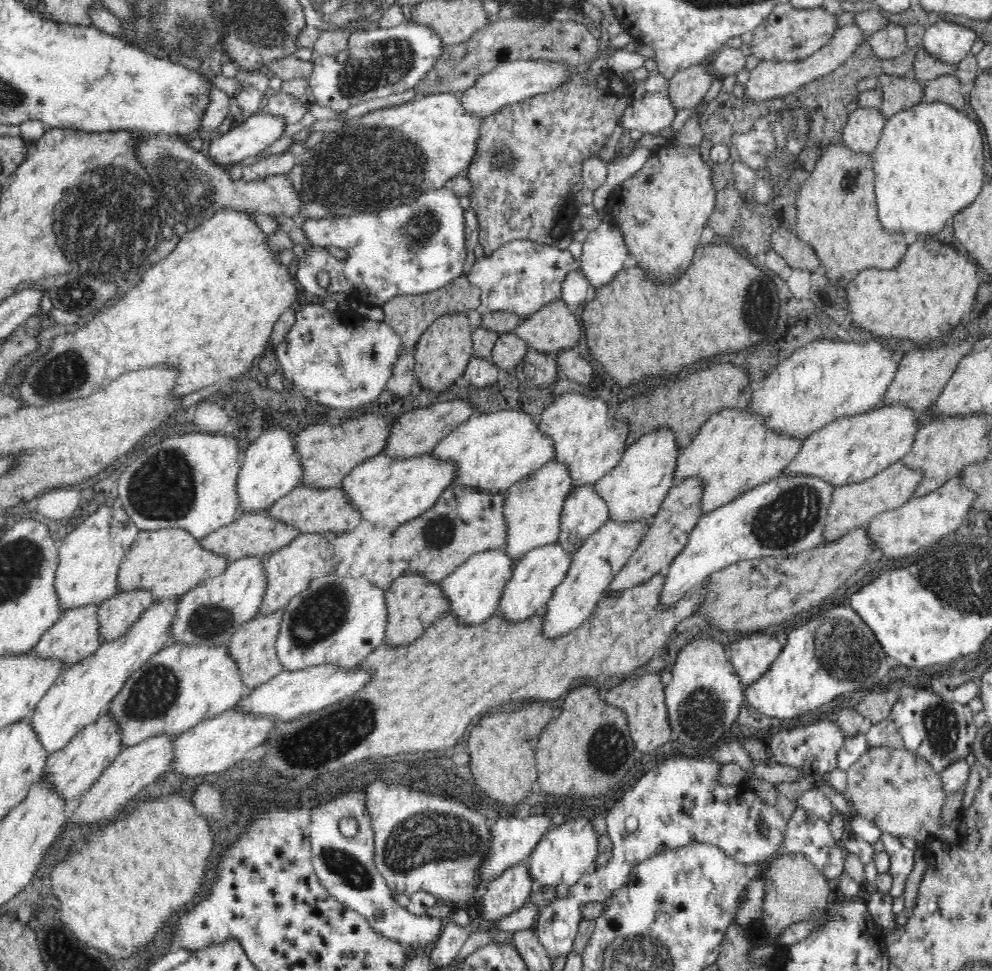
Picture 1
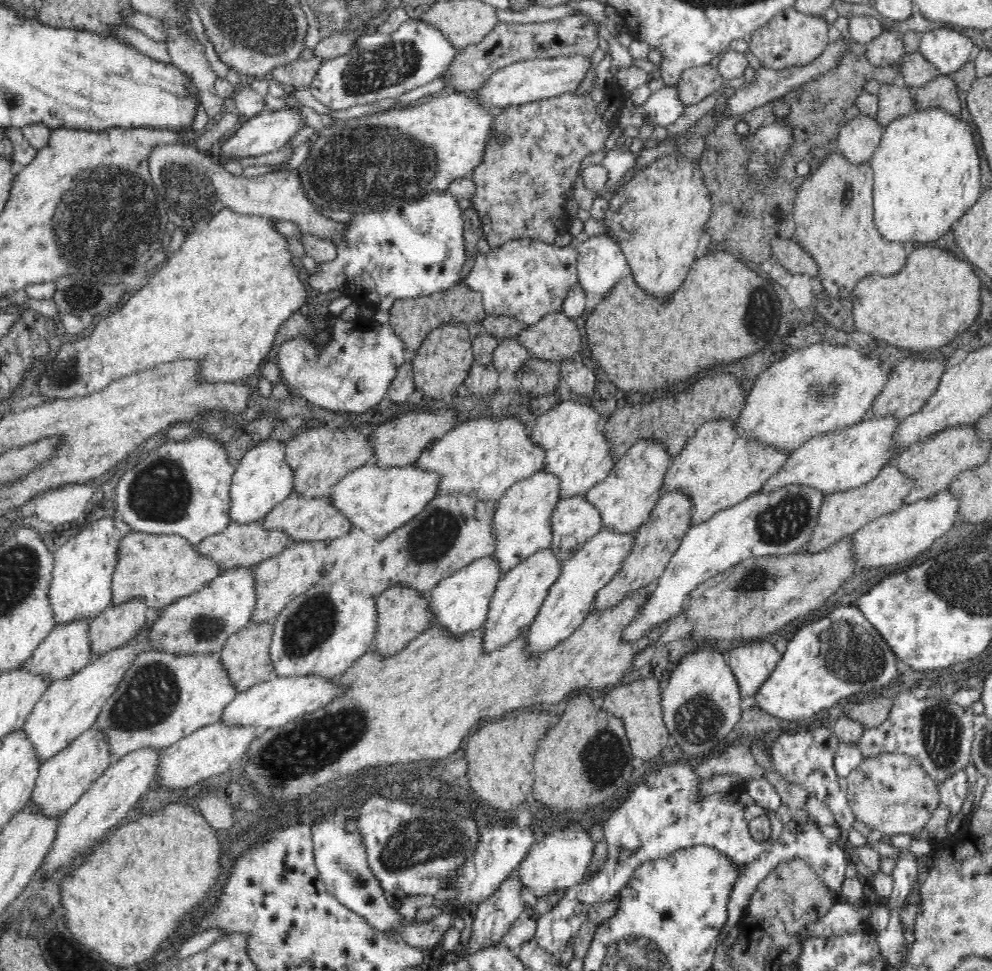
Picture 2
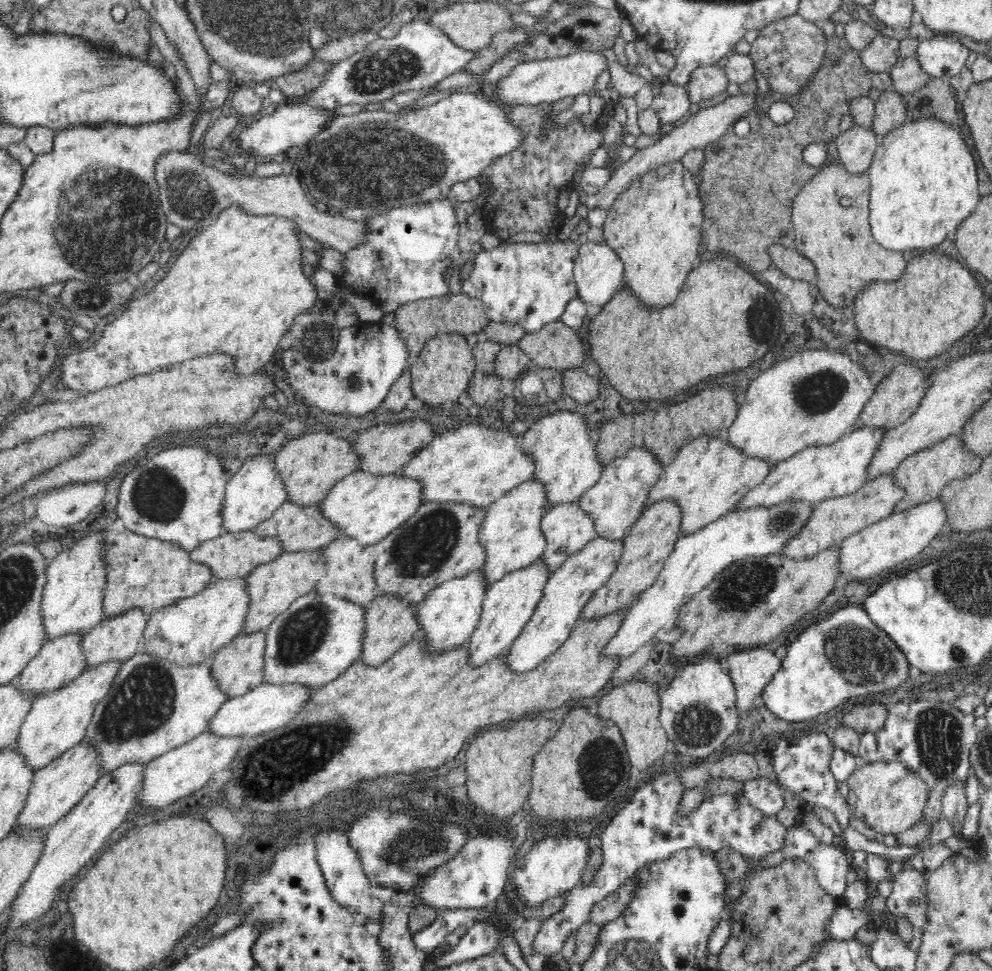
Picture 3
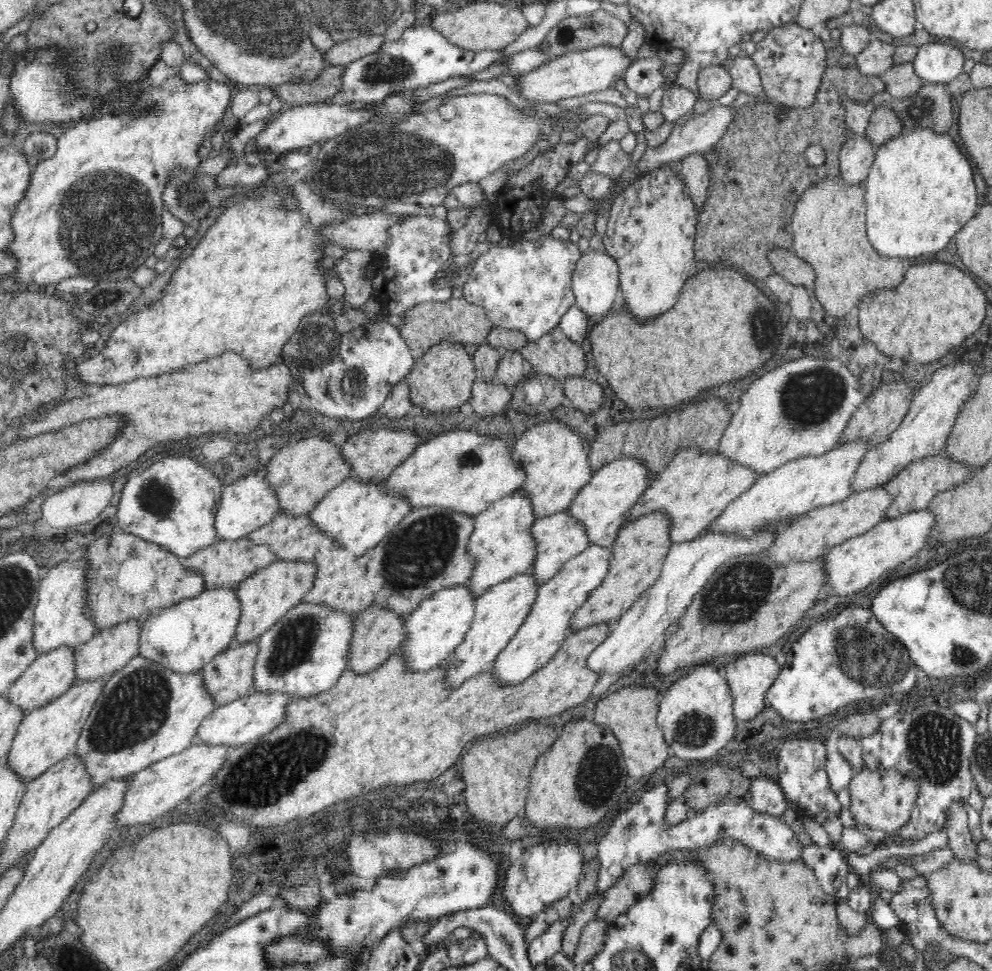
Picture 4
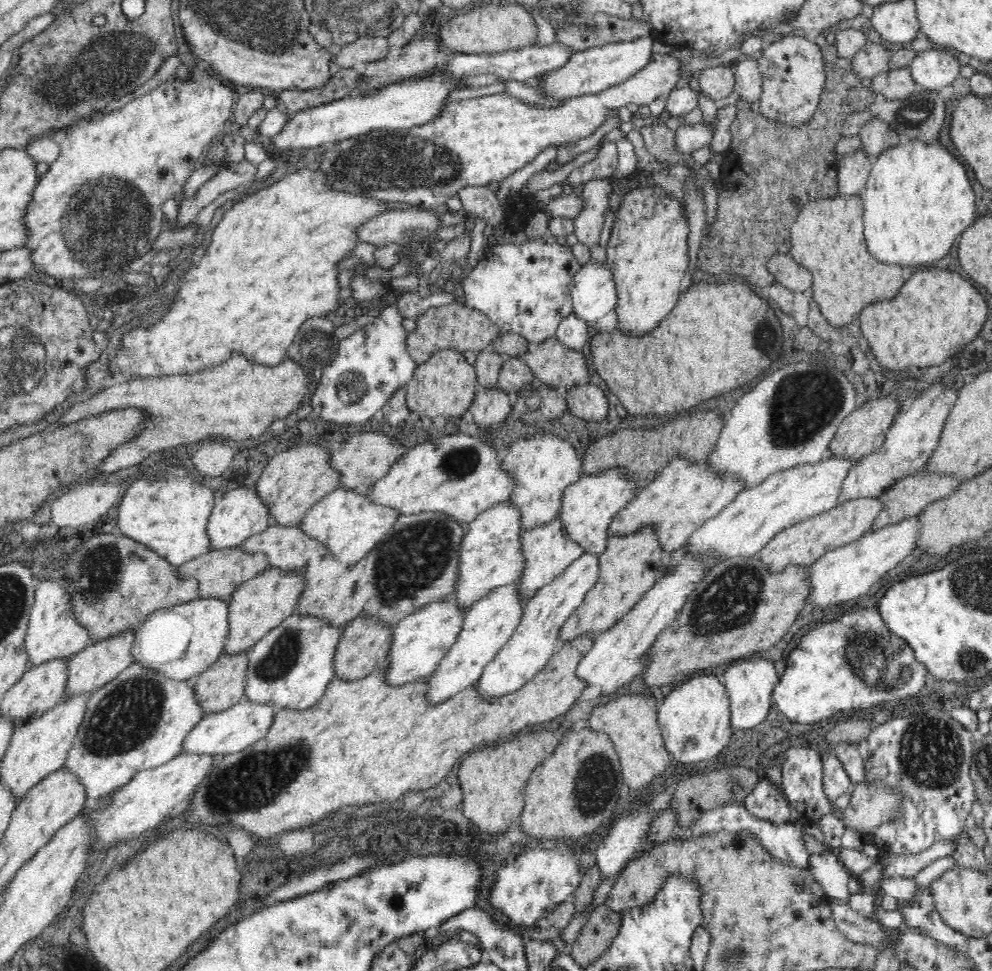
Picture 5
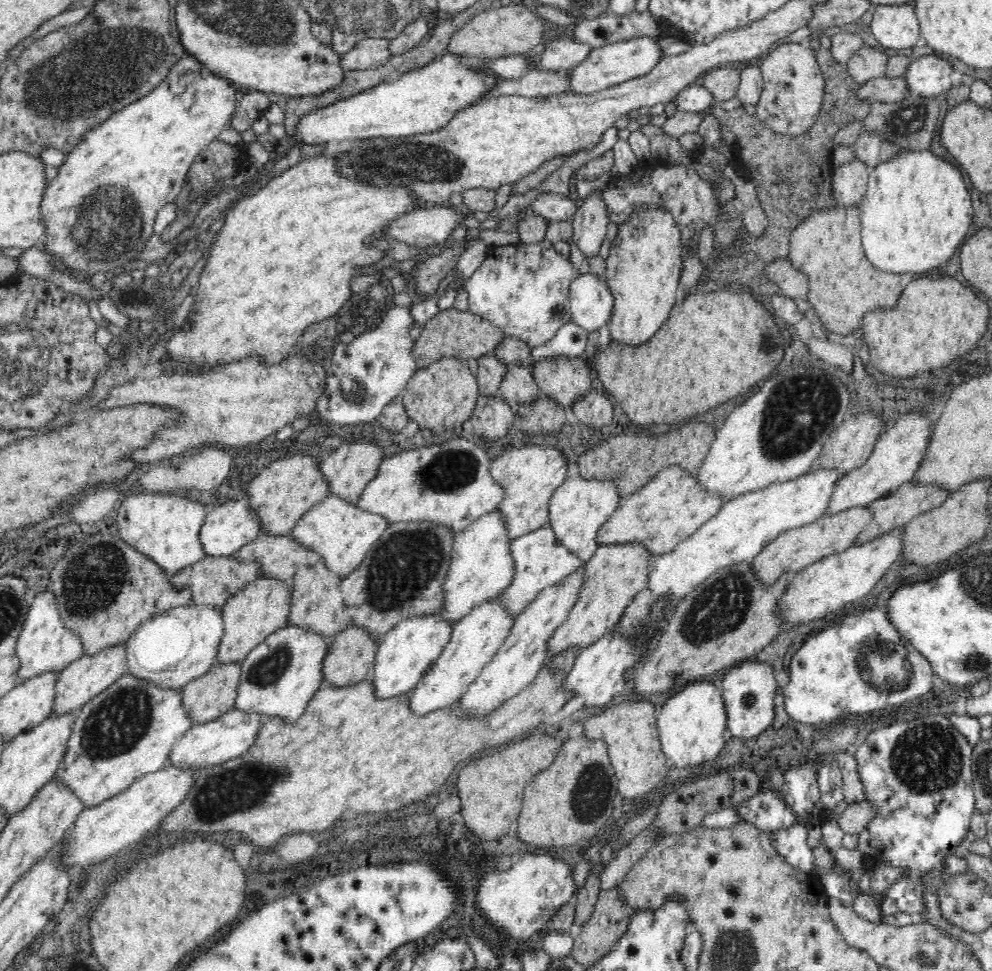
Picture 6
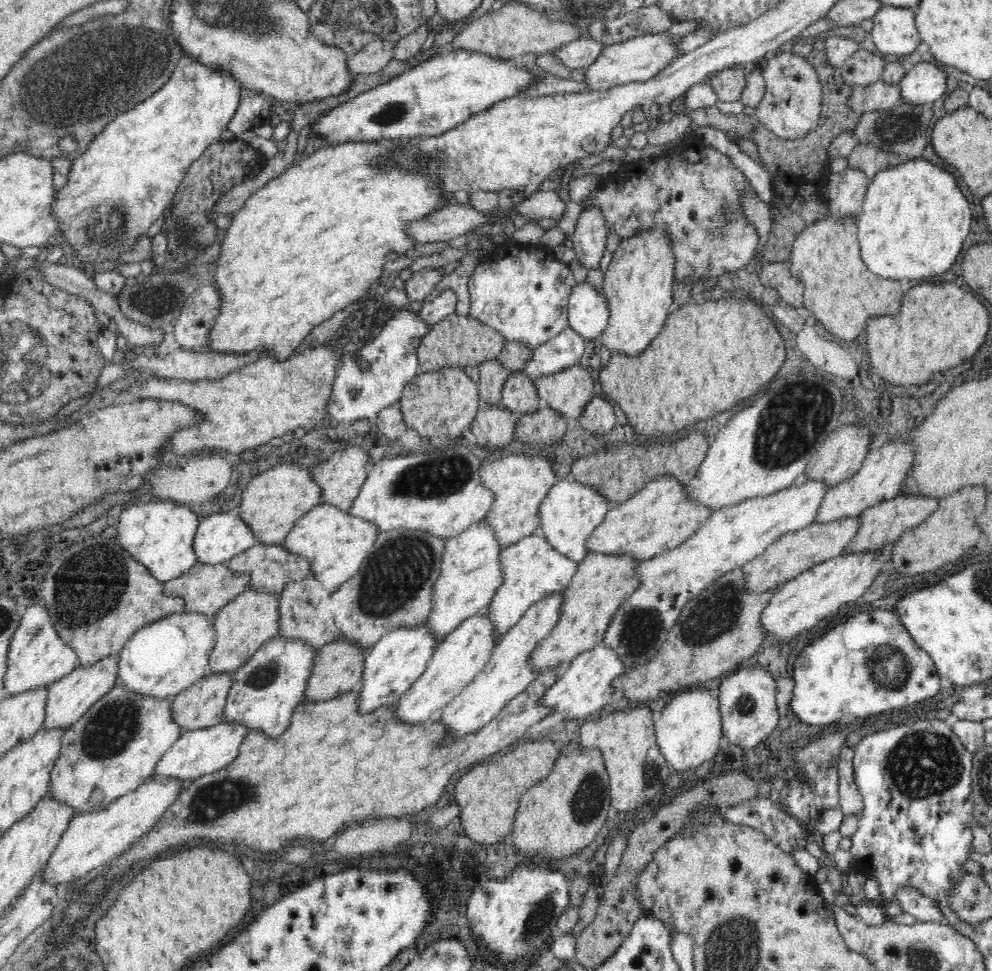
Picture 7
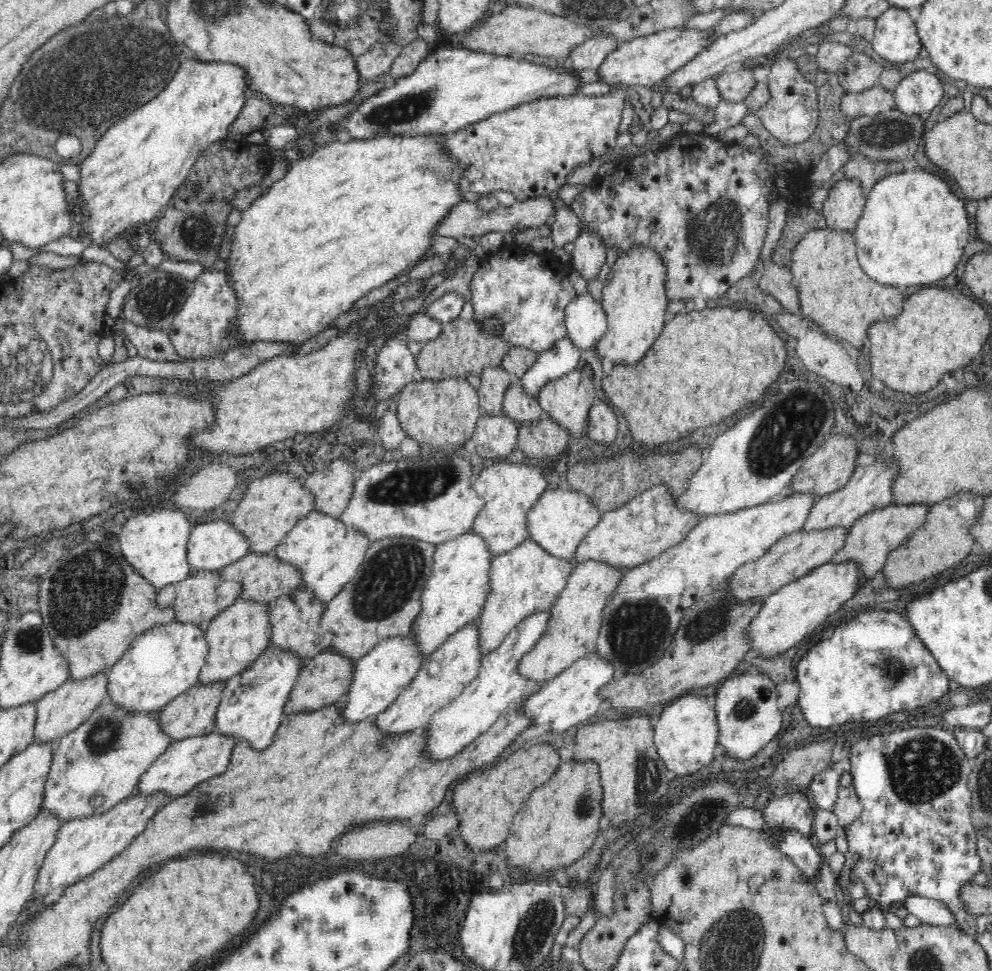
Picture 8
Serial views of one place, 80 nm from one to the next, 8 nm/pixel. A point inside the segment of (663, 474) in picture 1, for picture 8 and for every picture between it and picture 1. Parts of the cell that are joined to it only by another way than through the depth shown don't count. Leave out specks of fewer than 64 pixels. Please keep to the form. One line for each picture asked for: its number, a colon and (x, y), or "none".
2: (627, 497)
3: (617, 501)
4: (603, 505)
5: (589, 506)
6: (579, 508)
7: (569, 515)
8: (562, 518)

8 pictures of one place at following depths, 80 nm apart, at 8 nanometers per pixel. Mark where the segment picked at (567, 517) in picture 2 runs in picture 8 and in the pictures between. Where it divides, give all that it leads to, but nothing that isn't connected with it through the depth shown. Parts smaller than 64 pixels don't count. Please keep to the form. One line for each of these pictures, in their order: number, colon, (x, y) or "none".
3: (568, 527)
4: (560, 536)
5: (549, 548)
6: (542, 560)
7: (533, 567)
8: (526, 578)

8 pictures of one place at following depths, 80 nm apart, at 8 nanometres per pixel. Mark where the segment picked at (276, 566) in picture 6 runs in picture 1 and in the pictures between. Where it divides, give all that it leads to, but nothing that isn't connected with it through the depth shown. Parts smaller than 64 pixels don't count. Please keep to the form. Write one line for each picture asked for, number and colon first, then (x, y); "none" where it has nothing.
1: (312, 509)
2: (305, 518)
3: (300, 527)
4: (291, 536)
5: (288, 546)

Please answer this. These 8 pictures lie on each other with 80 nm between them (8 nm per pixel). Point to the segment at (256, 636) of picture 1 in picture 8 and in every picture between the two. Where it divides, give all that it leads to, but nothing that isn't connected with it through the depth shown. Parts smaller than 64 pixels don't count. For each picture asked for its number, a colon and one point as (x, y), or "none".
2: (246, 654)
3: (239, 665)
4: (230, 674)
5: (223, 683)
6: (208, 696)
7: (202, 704)
8: (193, 713)

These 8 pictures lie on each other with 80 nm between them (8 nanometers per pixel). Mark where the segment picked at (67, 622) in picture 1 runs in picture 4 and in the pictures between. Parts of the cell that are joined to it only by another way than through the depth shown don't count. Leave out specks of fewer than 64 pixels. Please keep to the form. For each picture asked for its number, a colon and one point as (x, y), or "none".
2: (66, 648)
3: (60, 660)
4: (53, 671)

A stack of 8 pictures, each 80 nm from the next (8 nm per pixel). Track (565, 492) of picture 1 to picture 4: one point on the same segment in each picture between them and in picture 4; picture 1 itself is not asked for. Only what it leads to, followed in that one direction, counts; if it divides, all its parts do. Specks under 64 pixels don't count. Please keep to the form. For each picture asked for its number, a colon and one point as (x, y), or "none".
2: (523, 523)
3: (512, 532)
4: (503, 540)

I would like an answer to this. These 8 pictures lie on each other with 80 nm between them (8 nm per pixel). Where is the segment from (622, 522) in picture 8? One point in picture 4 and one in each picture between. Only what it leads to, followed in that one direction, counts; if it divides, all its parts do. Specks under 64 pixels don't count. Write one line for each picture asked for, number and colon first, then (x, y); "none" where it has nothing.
4: (696, 487)
5: (685, 494)
6: (668, 509)
7: (662, 515)

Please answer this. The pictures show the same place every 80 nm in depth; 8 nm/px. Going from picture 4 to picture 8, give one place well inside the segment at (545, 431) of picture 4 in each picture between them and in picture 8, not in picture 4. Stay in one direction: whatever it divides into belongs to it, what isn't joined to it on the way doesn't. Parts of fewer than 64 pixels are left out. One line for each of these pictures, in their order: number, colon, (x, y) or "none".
5: (546, 465)
6: (532, 474)
7: (521, 482)
8: (511, 489)

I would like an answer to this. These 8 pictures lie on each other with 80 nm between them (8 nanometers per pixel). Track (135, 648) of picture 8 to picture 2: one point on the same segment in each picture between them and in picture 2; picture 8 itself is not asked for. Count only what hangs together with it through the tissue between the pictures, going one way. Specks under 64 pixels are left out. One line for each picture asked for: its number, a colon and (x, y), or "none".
2: (202, 621)
3: (189, 631)
4: (185, 636)
5: (182, 641)
6: (172, 648)
7: (162, 658)

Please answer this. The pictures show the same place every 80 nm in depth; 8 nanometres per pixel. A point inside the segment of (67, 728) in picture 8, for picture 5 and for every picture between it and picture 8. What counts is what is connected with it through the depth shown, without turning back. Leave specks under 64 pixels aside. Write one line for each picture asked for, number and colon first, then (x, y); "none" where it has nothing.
5: (97, 663)
6: (91, 673)
7: (73, 693)

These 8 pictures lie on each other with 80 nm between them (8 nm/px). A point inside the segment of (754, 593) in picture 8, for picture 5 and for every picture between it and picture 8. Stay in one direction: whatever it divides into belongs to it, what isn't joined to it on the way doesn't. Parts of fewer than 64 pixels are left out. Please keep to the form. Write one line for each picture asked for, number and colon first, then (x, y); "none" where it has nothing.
5: (802, 543)
6: (792, 550)
7: (790, 554)

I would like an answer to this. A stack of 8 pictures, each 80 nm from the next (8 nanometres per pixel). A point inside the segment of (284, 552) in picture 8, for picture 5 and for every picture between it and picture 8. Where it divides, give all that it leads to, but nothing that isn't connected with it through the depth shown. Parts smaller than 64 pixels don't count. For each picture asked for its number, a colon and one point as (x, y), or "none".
5: (350, 523)
6: (342, 532)
7: (337, 541)

